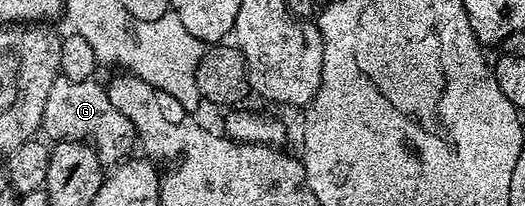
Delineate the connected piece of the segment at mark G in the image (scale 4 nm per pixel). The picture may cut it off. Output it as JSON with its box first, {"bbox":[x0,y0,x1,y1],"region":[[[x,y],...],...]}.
{"bbox":[41,78,137,166],"region":[[[64,78],[55,80],[49,98],[45,98],[41,132],[51,142],[86,138],[104,166],[115,166],[132,155],[131,147],[134,149],[137,144],[135,127],[121,110],[117,110],[117,106],[113,106],[113,102],[109,102],[106,87],[97,81],[95,78],[83,82]]]}

